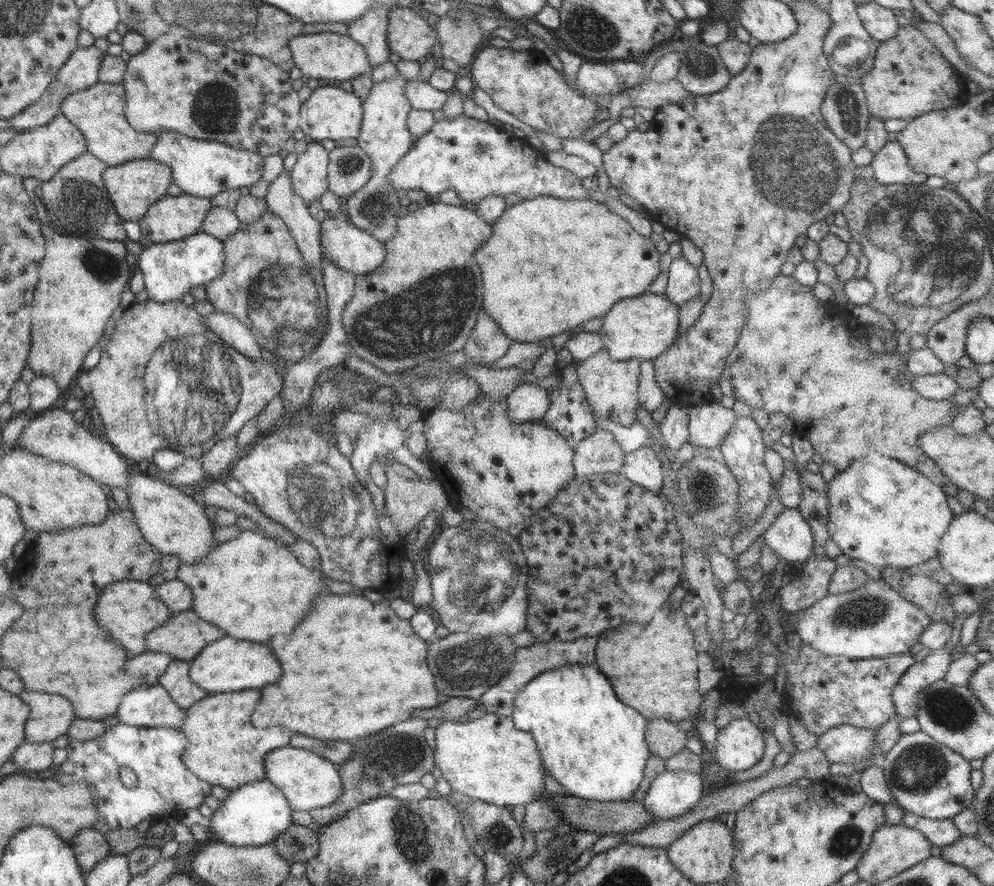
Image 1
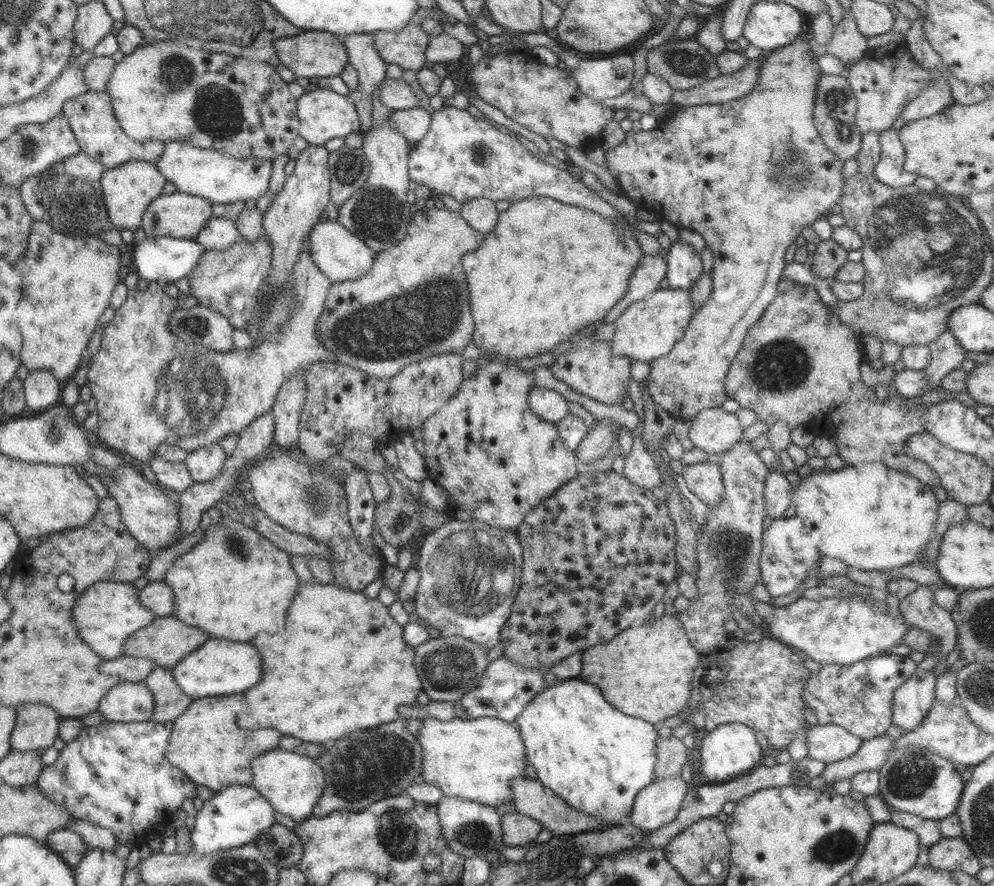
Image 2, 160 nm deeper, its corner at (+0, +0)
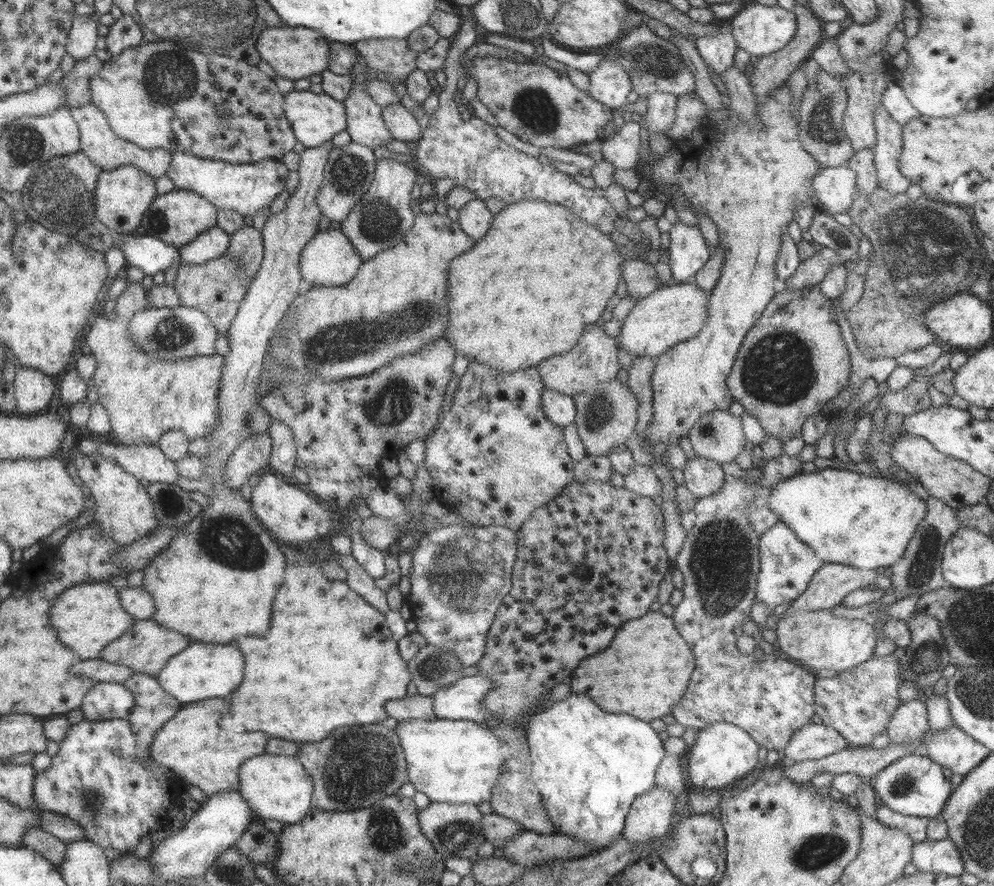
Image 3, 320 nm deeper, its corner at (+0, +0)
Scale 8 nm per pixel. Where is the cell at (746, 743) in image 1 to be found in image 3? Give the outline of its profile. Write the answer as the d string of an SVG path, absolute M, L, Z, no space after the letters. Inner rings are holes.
M712 723L699 729L696 742L688 750L690 789L726 791L762 765L758 758L759 744L748 732L728 723Z

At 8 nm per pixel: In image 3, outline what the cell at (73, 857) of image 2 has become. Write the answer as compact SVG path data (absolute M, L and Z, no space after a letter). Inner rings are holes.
M30 827L24 834L19 846L32 849L47 857L52 864L58 865L64 858L67 843L62 842L42 830L40 827Z

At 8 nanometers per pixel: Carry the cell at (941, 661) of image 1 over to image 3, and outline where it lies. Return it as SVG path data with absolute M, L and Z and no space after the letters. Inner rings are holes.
M919 694L916 700L899 703L885 730L890 742L896 744L913 742L913 740L919 740L925 732L929 732L926 697L924 694Z

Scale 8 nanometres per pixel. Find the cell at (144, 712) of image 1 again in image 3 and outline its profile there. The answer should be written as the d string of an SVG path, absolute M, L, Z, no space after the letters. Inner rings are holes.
M98 682L84 696L80 709L92 721L126 719L133 704L134 695L124 684Z

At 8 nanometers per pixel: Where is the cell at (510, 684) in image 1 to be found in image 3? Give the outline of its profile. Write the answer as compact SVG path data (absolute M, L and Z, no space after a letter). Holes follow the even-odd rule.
M466 676L456 680L452 686L438 690L433 699L436 719L471 720L483 723L490 718L487 706L483 705L484 696L494 690L494 681L482 676Z

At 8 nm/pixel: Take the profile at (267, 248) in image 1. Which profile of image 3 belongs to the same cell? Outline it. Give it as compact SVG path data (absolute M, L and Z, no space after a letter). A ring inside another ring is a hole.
M227 253L204 264L180 265L173 286L179 296L179 305L200 310L212 321L220 335L225 334L234 322L254 280L254 277L244 279L240 265L241 262L235 256Z

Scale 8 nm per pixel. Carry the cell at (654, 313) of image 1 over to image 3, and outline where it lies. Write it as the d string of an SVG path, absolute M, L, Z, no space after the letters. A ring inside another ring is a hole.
M692 281L662 286L656 292L637 300L617 340L631 356L658 357L675 344L690 340L700 332L708 316L708 301L709 294Z

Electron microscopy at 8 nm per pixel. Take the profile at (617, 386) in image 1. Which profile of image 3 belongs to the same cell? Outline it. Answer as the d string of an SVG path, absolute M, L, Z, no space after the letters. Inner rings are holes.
M587 324L578 342L571 351L558 356L551 356L538 363L542 382L548 390L554 390L560 394L573 396L575 394L594 392L598 384L616 379L618 370L622 365L618 363L618 340L609 326Z

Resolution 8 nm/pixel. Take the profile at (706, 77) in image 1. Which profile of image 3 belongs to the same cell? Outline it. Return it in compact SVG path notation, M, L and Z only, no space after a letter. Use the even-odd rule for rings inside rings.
M646 24L634 27L630 32L618 37L604 49L605 58L619 64L631 78L632 90L639 96L648 97L654 92L664 92L679 97L695 90L694 74L686 66L679 48L652 32Z

